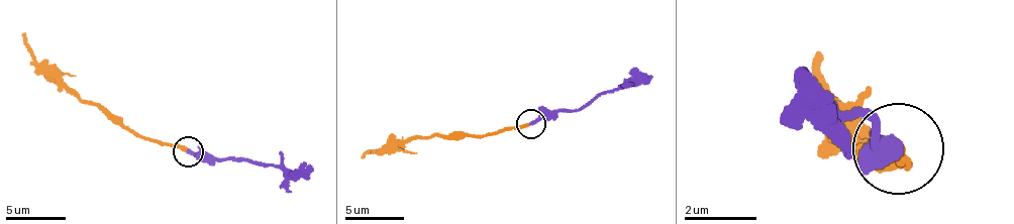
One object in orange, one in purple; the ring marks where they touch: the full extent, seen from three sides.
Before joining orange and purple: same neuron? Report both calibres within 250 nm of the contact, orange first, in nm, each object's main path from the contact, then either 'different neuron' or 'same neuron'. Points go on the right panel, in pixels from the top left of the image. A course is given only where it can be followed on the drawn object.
200/240 nm | orange via (895, 153), (904, 172), (860, 154), (857, 168), (820, 50) | purple via (896, 149), (874, 140), (877, 115), (805, 104), (799, 80) | same neuron

